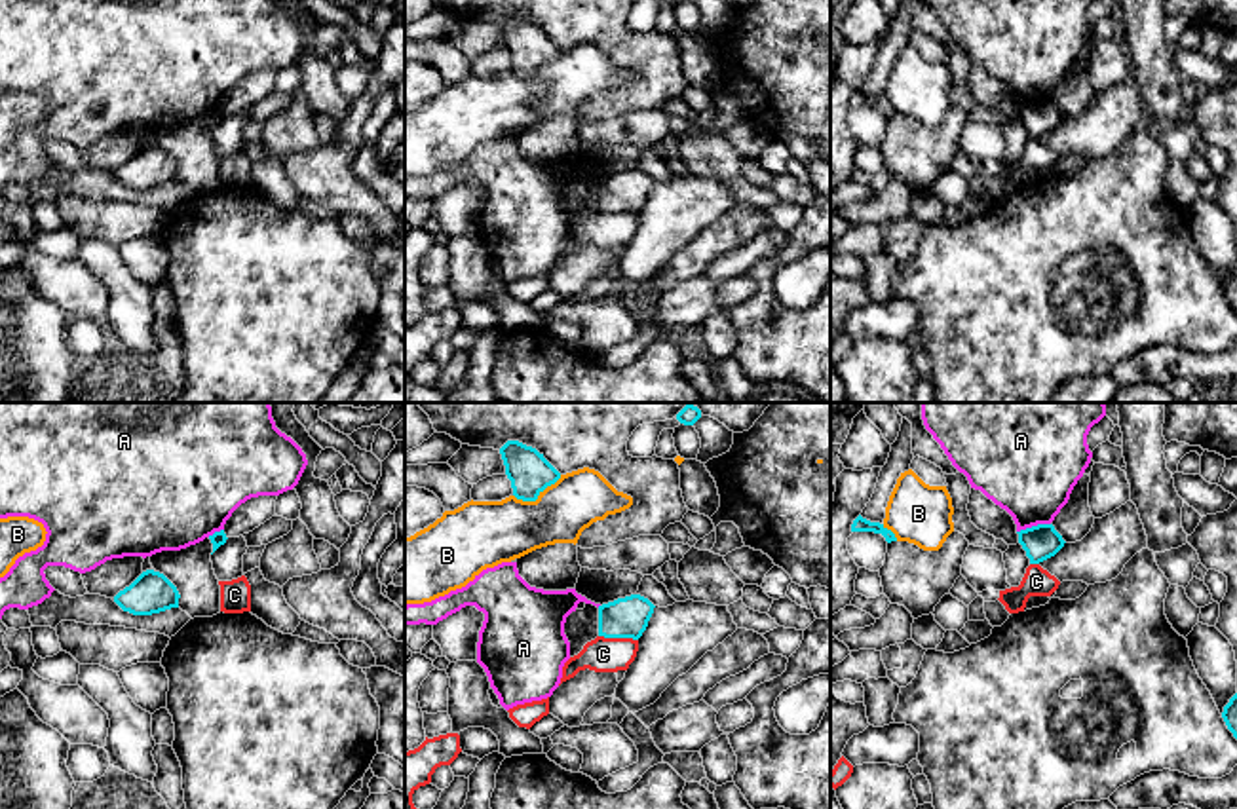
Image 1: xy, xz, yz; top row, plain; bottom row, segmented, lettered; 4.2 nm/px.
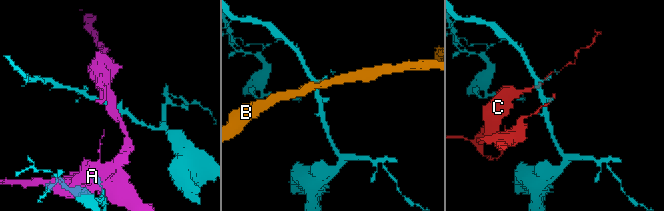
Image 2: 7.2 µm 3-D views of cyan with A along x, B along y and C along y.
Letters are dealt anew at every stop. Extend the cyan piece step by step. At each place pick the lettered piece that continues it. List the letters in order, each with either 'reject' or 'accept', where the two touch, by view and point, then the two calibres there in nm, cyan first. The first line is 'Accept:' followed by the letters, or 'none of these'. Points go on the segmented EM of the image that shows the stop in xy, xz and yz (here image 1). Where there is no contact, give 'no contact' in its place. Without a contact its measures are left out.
Accept: none of these
A: reject; meets cyan in yz at (1032, 526); 150 nm thick on the cyan side, 400 nm on the other
B: reject; meets cyan in xz at (536, 498); 180 nm thick on the cyan side, 280 nm on the other
C: reject; meets cyan in xz at (618, 637); 180 nm thick on the cyan side, 140 nm on the other

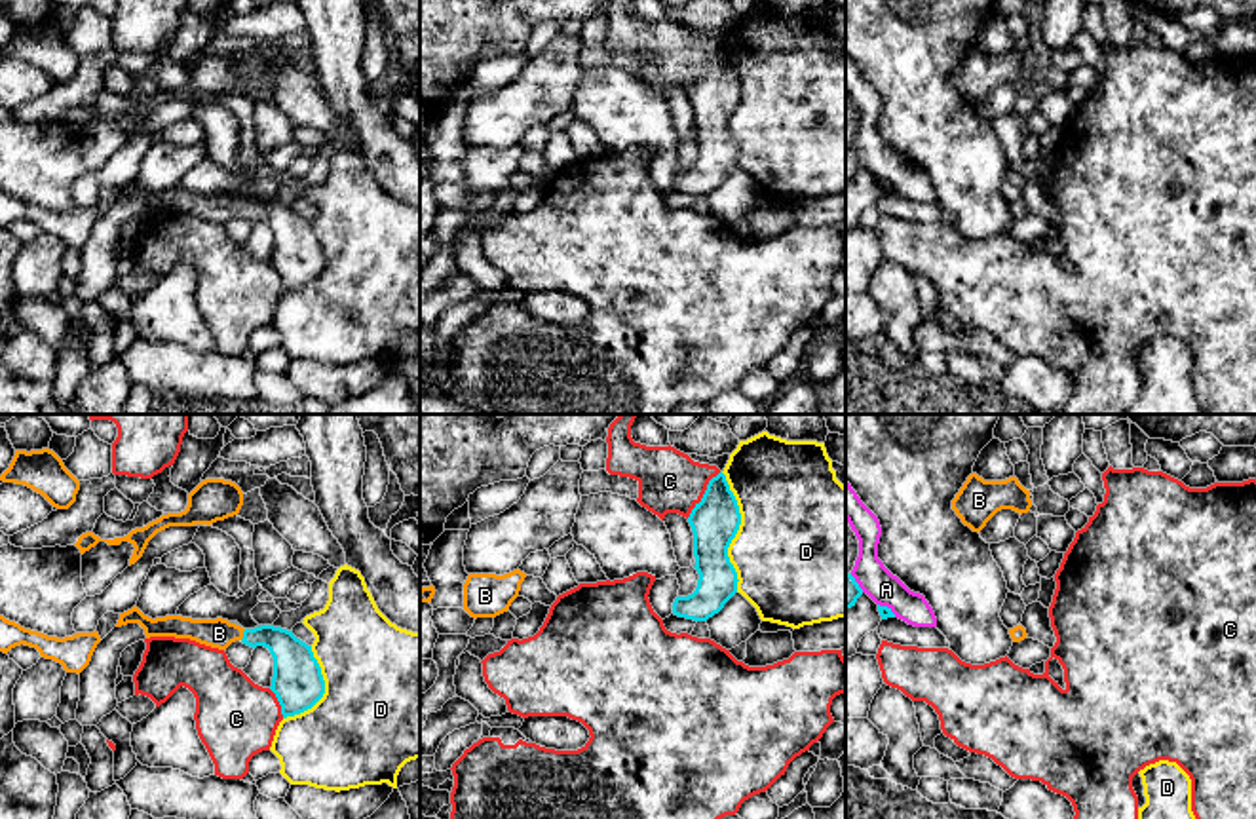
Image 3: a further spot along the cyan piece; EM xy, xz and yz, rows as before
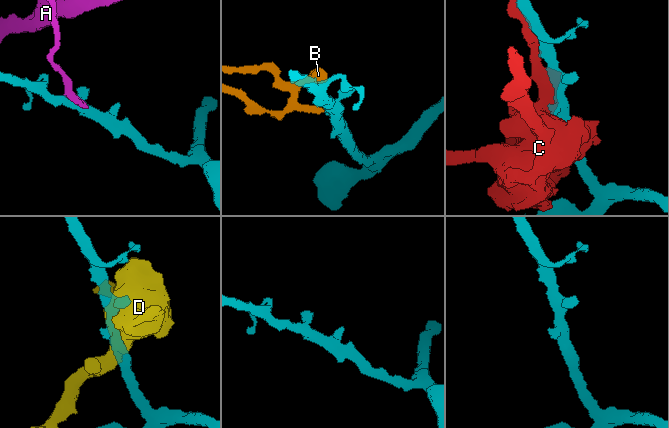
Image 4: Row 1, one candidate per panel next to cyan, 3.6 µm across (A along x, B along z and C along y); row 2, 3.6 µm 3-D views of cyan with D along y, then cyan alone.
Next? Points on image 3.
Accept: B
A: reject; meets cyan in yz at (888, 609); 50 nm thick on the cyan side, 140 nm on the other
B: accept; meets cyan in xy at (244, 635); 180 nm thick on the cyan side, 130 nm on the other
C: reject; meets cyan in xz at (704, 495); 200 nm thick on the cyan side, 280 nm on the other
D: reject; meets cyan in xz at (736, 533); 200 nm thick on the cyan side, 500 nm on the other

